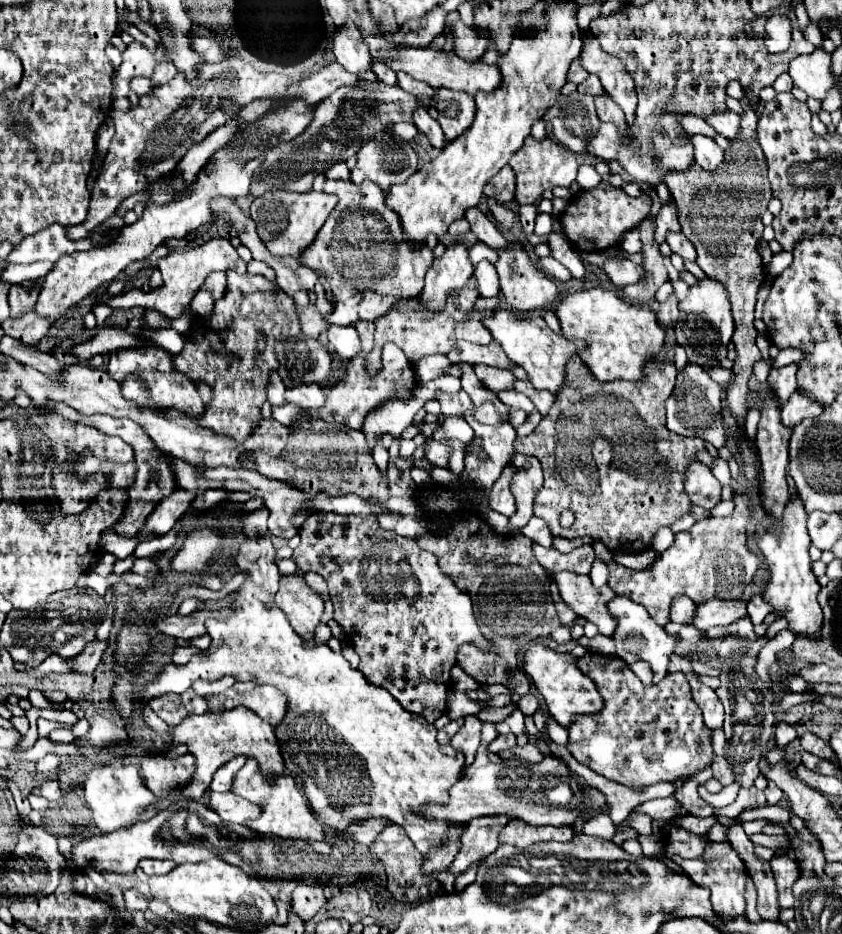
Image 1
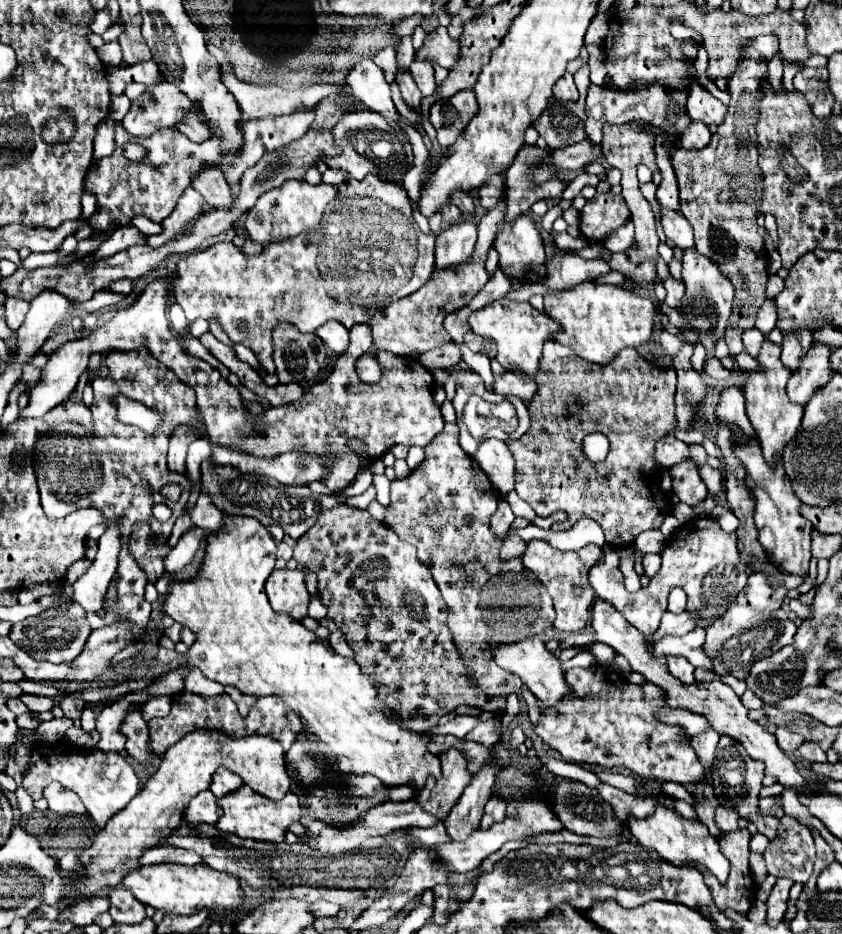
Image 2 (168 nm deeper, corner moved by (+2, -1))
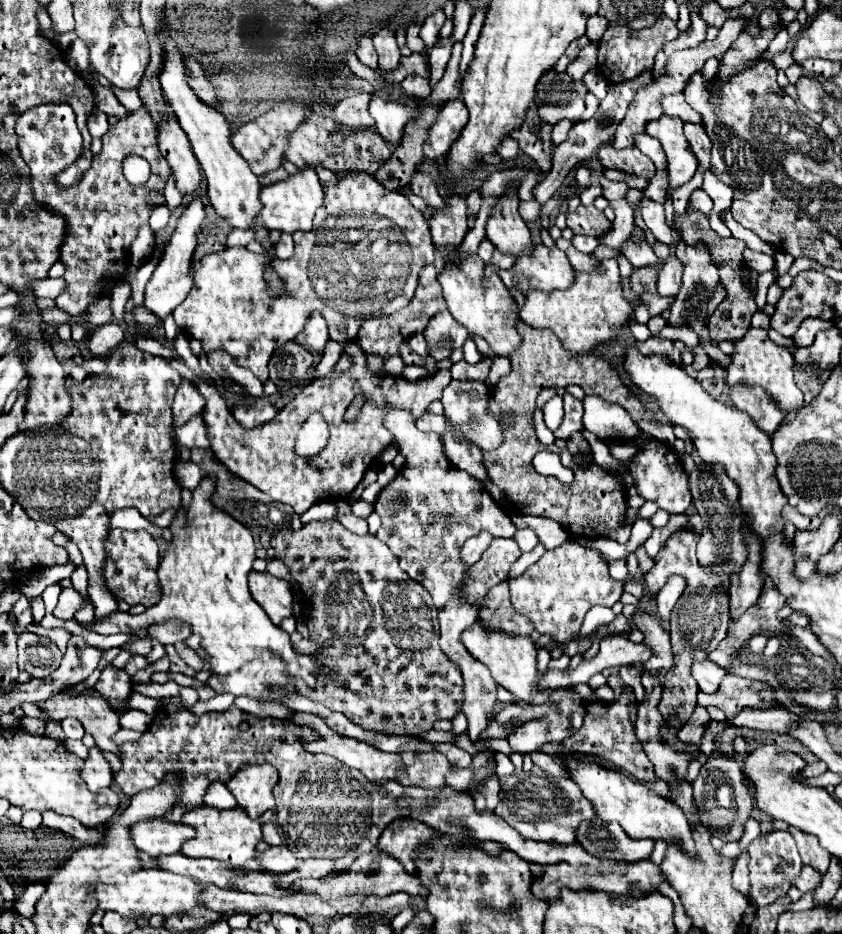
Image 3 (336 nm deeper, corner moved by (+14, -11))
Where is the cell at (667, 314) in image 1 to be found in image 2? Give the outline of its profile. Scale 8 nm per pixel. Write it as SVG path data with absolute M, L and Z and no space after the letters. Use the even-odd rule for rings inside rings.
M668 276L668 278L666 278L662 284L664 284L666 292L668 292L668 296L666 296L666 300L662 300L662 304L676 306L676 304L680 302L680 298L684 296L684 282L682 282L682 278L678 280L678 278Z

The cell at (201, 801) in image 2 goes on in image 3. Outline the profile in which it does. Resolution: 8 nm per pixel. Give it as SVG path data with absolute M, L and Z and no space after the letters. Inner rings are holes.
M164 818L144 820L132 826L132 840L136 842L136 848L150 856L180 852L182 844L194 834L196 830L192 826L184 822L170 822Z

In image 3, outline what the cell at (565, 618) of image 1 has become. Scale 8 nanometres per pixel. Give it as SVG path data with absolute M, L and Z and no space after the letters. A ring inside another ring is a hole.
M570 542L548 550L536 564L526 568L522 576L510 578L508 584L512 606L526 614L540 634L552 636L558 646L578 636L584 616L592 606L614 606L622 596L622 582L610 578L608 564L600 558L600 552Z

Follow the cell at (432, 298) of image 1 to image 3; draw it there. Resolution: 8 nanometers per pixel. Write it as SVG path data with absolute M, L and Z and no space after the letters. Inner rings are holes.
M452 196L444 210L434 210L430 218L432 242L438 248L458 248L468 232L466 224L466 202L458 196Z

